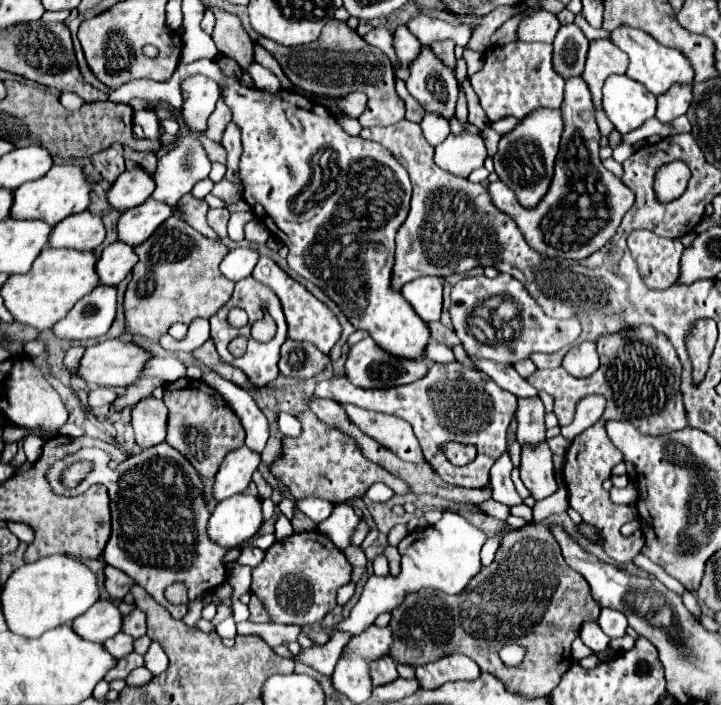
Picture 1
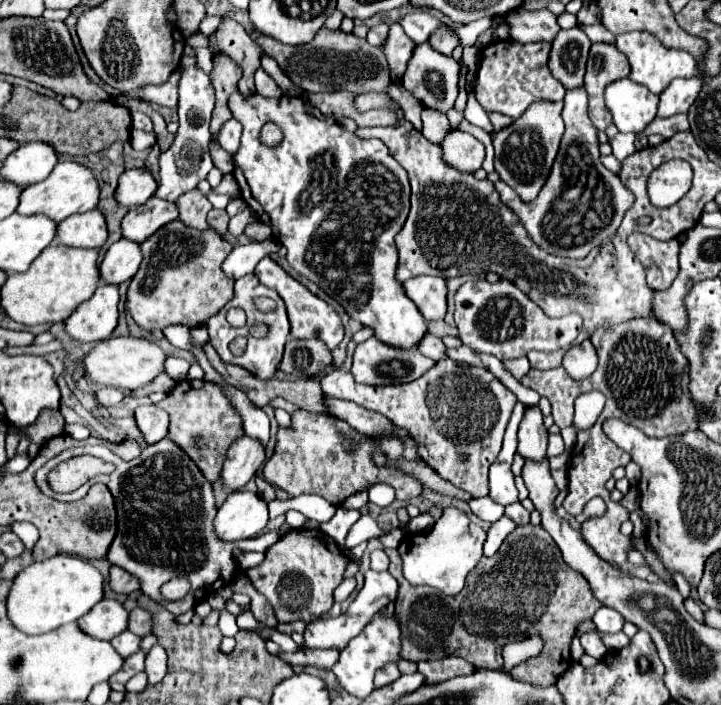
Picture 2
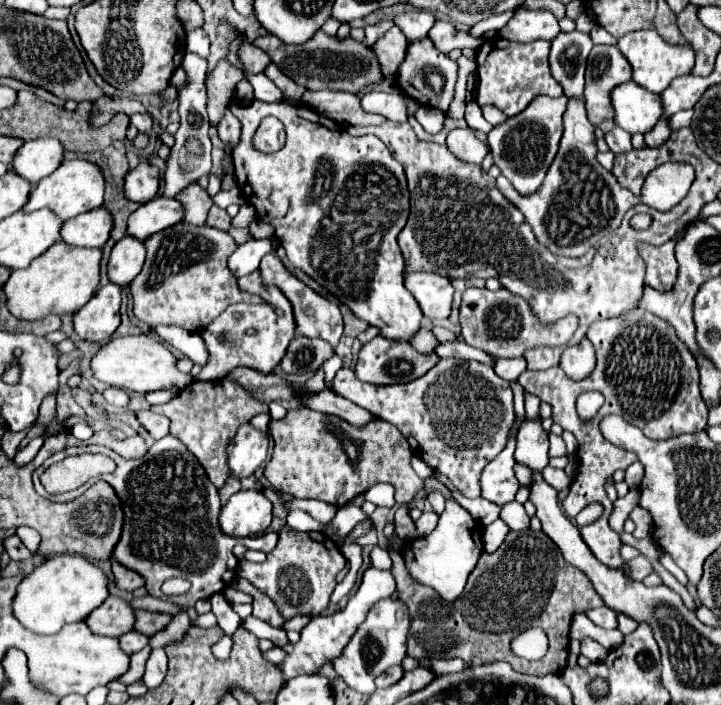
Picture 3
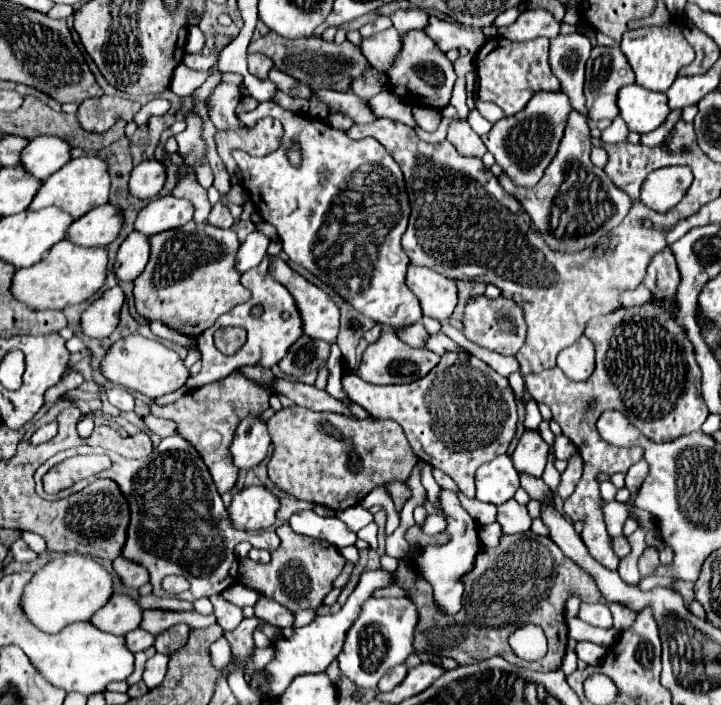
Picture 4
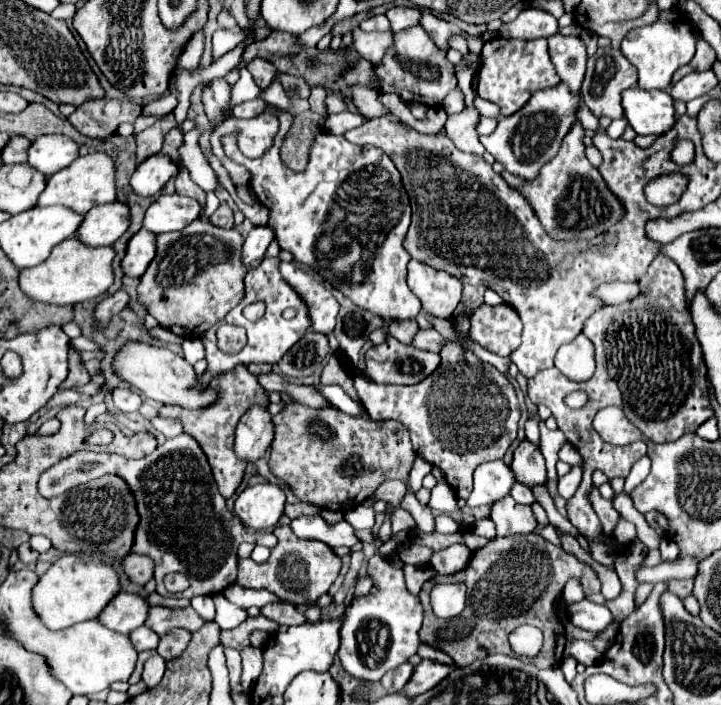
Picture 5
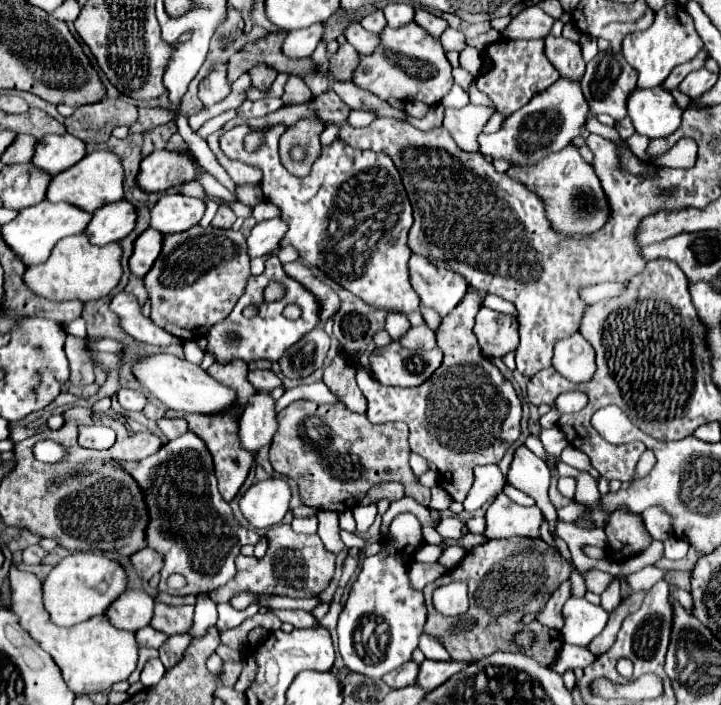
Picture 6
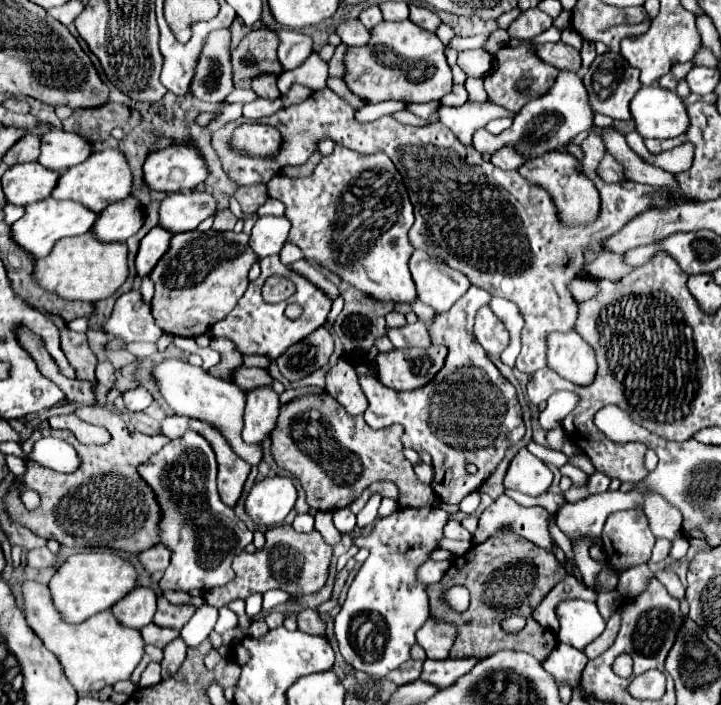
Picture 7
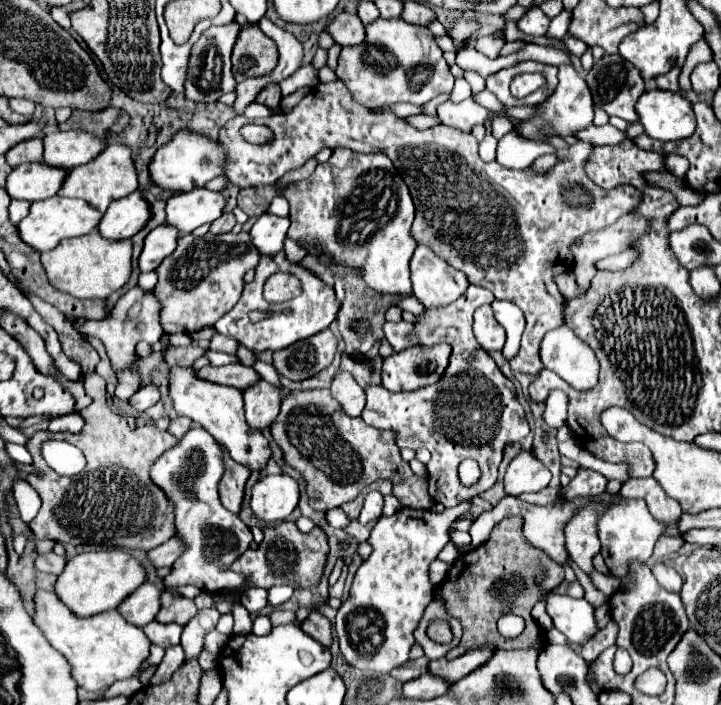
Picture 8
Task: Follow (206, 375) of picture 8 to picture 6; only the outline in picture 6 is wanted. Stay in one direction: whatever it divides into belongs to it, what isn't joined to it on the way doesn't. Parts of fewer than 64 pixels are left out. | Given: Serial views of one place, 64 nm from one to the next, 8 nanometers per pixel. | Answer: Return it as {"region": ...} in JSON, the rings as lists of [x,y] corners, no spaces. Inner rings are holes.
{"region":[[[252,370],[248,374],[248,380],[260,390],[260,392],[272,392],[274,388],[282,386],[282,380],[272,370]]]}

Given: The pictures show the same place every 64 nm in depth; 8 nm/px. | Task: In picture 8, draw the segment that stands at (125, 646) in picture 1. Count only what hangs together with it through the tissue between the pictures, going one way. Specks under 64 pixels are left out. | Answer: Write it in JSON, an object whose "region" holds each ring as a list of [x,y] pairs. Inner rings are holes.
{"region":[[[150,622],[144,626],[144,634],[148,636],[148,640],[156,646],[168,648],[172,644],[180,642],[180,634],[182,634],[182,626],[178,624],[160,624],[160,622]]]}

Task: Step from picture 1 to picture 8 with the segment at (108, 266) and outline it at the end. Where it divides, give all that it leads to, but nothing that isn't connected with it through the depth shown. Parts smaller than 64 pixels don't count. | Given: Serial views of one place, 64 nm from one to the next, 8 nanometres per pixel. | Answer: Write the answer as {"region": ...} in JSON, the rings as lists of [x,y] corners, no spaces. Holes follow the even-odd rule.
{"region":[[[162,224],[156,230],[152,230],[146,238],[144,238],[144,248],[142,254],[138,258],[138,268],[140,272],[152,272],[160,266],[160,262],[174,252],[176,248],[176,238],[178,238],[178,230]]]}

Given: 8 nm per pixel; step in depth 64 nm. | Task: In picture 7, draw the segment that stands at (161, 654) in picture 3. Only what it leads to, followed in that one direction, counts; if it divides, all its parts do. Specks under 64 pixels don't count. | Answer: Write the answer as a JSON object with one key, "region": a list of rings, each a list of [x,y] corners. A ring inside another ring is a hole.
{"region":[[[150,662],[148,666],[146,666],[146,670],[142,672],[142,678],[140,678],[140,686],[142,688],[148,688],[148,686],[152,686],[152,684],[158,684],[162,680],[162,668],[160,668],[160,664],[158,662]]]}

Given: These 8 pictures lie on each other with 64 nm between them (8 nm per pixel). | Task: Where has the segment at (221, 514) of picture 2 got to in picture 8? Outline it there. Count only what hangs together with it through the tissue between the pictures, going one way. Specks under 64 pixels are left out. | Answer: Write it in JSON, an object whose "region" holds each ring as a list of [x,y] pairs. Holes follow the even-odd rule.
{"region":[[[264,476],[252,488],[250,508],[254,516],[266,524],[282,522],[296,508],[300,498],[298,482],[292,476]]]}

